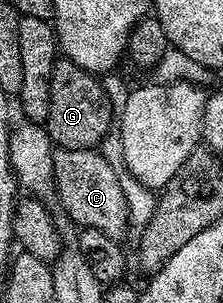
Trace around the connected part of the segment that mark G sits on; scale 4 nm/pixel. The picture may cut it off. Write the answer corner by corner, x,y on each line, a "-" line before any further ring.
66,57
56,58
51,78
49,117
45,124
51,142
56,148
90,151
98,148
103,140
112,134
111,98
107,96
106,86
95,79
98,78
92,72
81,69
73,60

